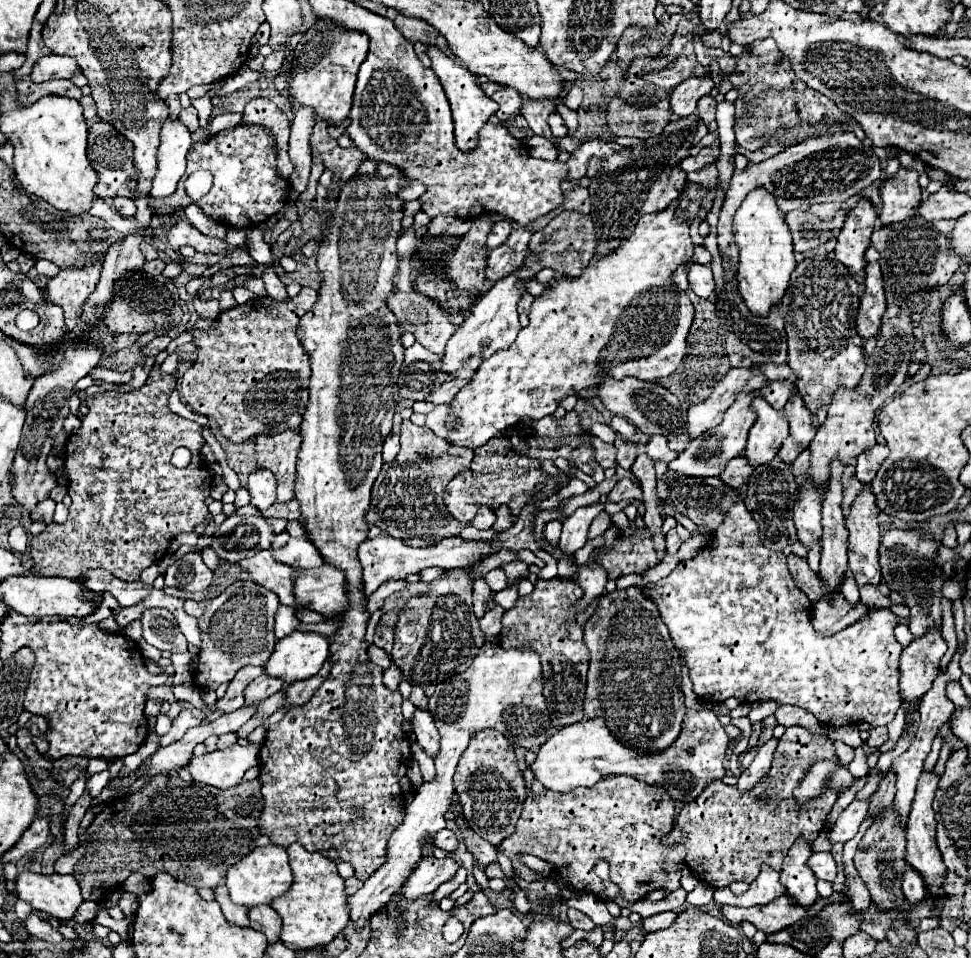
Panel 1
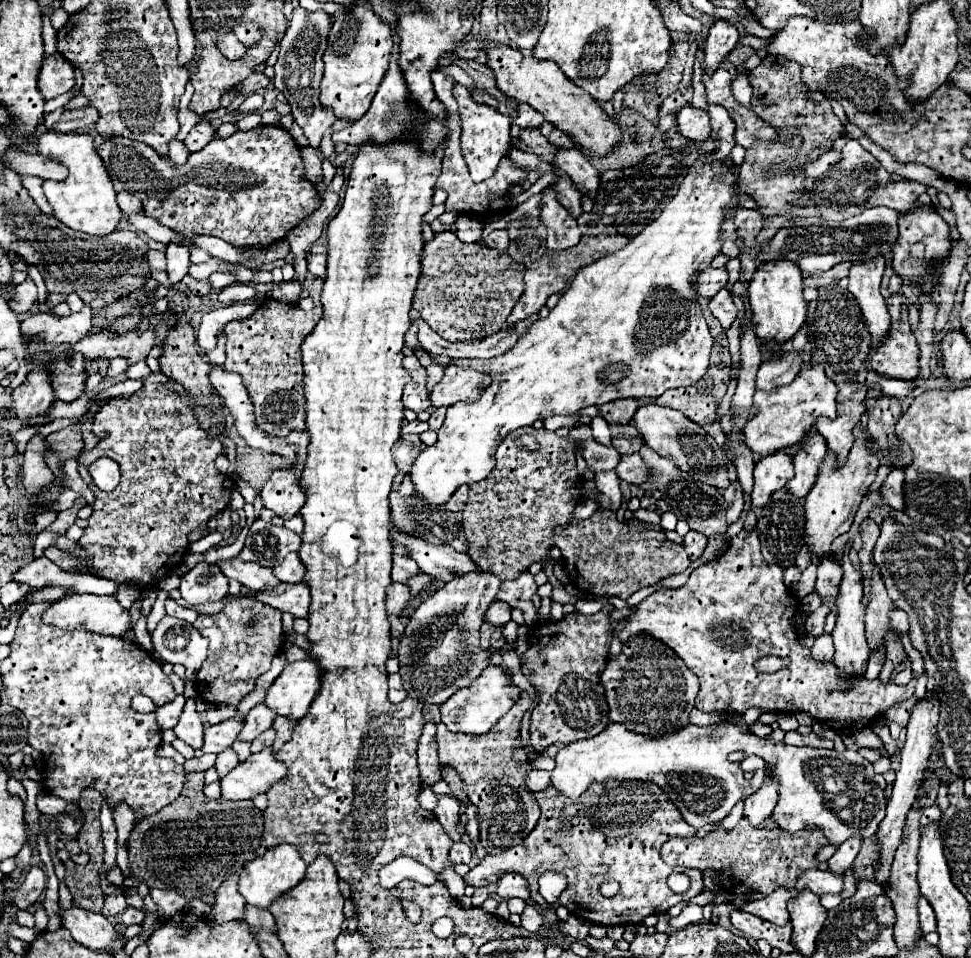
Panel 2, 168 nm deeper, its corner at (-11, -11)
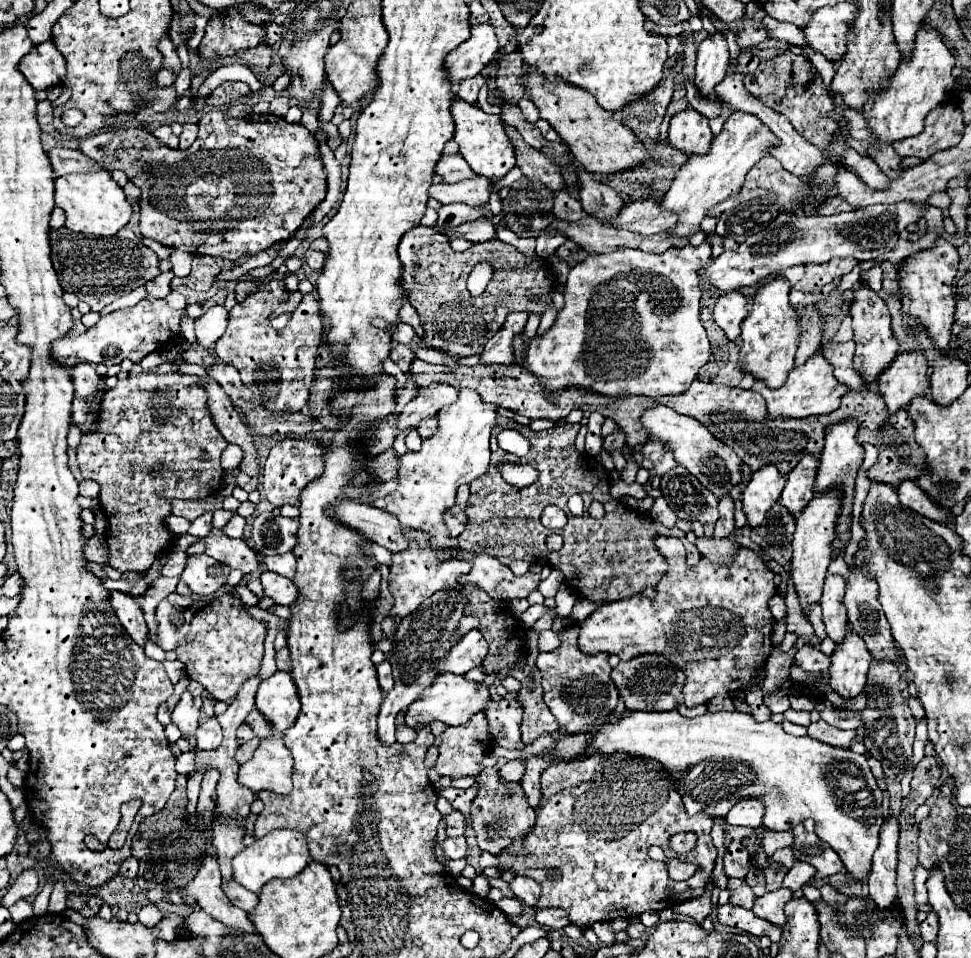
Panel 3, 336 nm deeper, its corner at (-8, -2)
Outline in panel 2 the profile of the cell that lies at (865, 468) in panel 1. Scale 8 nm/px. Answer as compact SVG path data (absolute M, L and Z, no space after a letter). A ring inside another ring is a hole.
M893 469L887 475L887 479L883 481L883 485L881 485L879 491L881 491L883 501L889 507L901 509L903 507L903 495L901 495L901 491L903 491L903 471L901 469Z

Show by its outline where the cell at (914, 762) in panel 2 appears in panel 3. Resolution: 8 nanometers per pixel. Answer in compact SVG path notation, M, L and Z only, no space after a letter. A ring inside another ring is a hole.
M890 816L882 824L880 846L874 852L872 870L868 876L870 898L876 902L880 910L890 908L896 900L896 864L898 864L896 844L898 844L898 820Z

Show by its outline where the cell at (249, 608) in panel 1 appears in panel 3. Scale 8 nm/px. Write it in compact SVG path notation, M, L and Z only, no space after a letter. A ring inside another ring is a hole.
M226 594L194 614L186 642L176 648L176 654L192 680L200 682L216 700L230 704L236 698L238 686L250 674L258 674L264 656L264 636L264 624L254 620L236 596Z

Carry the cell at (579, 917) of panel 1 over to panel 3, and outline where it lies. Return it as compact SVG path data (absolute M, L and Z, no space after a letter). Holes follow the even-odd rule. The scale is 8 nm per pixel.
M536 908L536 922L548 930L560 930L570 924L568 914L560 908Z

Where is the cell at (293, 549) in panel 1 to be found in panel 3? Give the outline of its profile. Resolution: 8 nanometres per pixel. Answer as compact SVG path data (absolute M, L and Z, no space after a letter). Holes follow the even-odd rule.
M292 552L278 554L278 556L264 556L264 566L266 566L266 570L276 572L276 574L280 574L280 576L294 578L294 572L296 572L296 558L294 558Z

